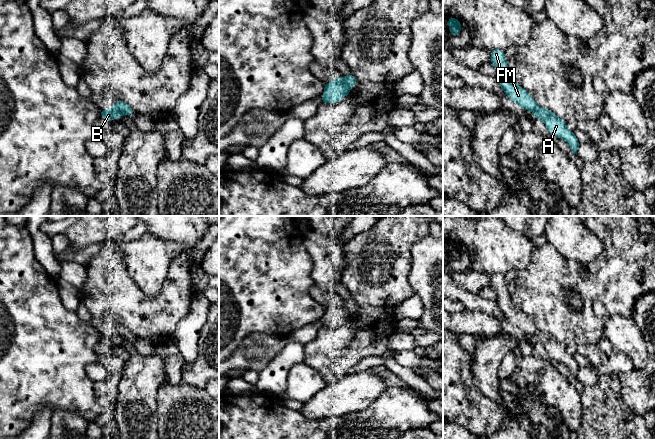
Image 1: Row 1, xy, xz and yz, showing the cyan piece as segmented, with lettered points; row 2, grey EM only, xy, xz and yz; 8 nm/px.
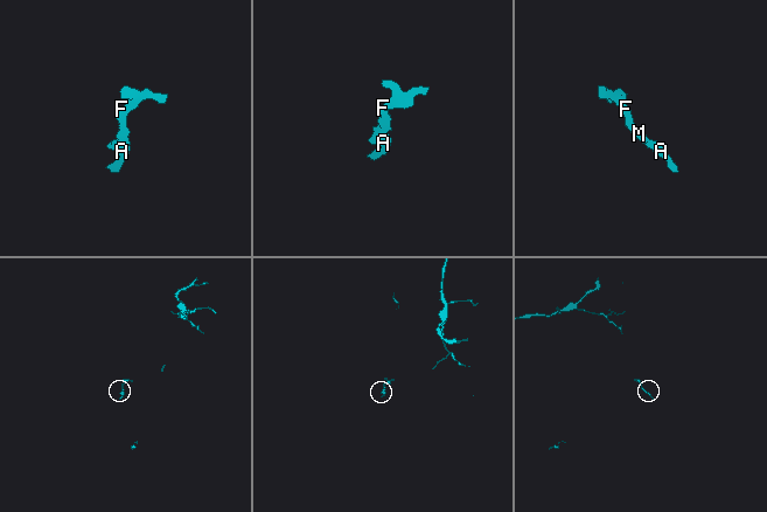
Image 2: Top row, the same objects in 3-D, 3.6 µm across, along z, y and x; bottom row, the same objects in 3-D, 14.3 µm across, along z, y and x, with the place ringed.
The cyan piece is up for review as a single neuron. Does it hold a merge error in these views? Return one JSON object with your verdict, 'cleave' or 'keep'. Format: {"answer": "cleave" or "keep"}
{"answer": "cleave"}

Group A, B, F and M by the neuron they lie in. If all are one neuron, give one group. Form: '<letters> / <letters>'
A B / F M

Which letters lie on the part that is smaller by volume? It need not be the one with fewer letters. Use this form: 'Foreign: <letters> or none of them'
Foreign: F, M

